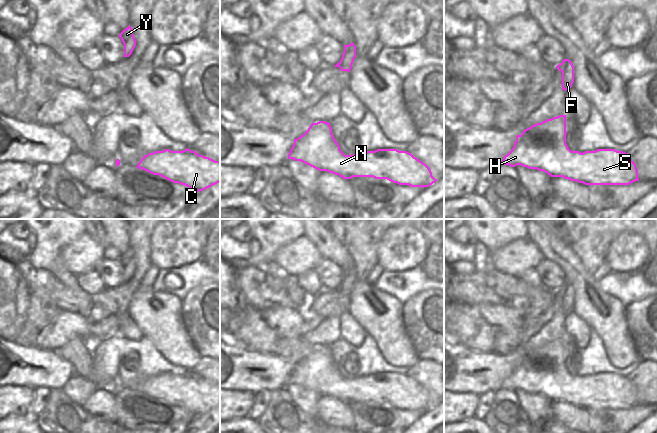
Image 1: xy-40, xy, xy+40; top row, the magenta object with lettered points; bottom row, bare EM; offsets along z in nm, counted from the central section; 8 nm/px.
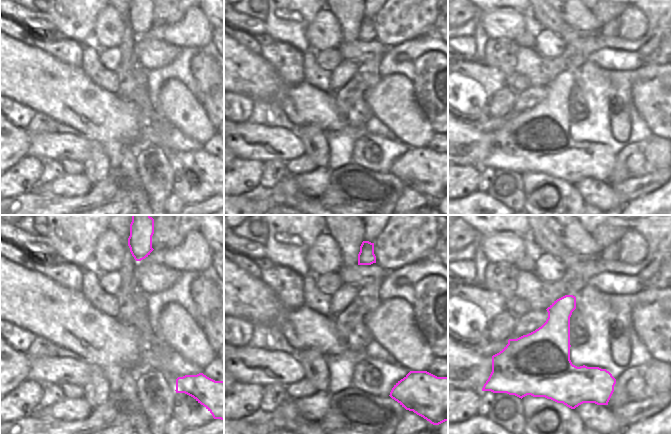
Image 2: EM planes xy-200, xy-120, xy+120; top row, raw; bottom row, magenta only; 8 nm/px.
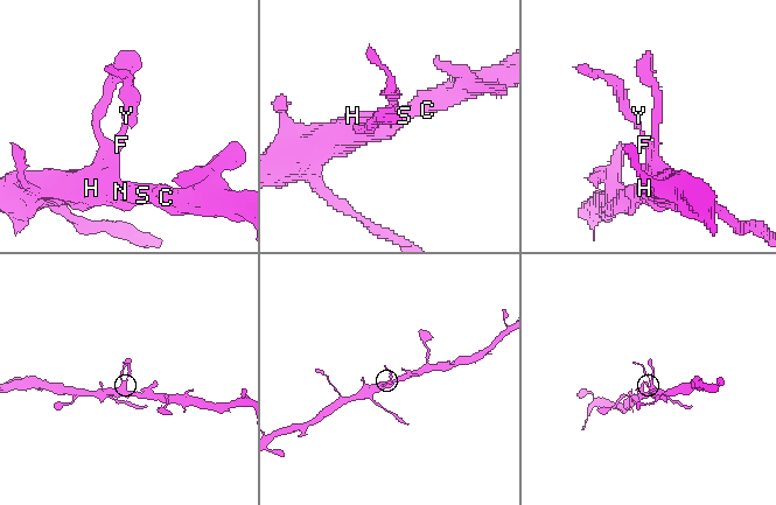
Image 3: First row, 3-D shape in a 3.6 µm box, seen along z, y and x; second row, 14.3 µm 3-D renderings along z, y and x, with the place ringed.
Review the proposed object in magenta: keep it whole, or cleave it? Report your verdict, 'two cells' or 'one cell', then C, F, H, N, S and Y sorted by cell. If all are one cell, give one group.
one cell; groups C F H N S Y

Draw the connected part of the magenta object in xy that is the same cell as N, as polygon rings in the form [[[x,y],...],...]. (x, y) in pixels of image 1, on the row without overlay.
[[[319,345],[312,347],[308,354],[294,363],[294,368],[288,378],[288,383],[301,385],[319,395],[327,395],[339,399],[343,403],[353,401],[373,401],[375,403],[387,403],[399,409],[411,411],[429,411],[437,405],[432,400],[430,392],[407,375],[397,373],[377,373],[365,377],[345,379],[336,366],[330,347]]]

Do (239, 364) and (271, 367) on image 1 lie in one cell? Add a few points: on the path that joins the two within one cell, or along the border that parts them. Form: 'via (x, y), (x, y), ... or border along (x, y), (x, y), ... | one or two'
via (247, 364), (263, 366) | one

